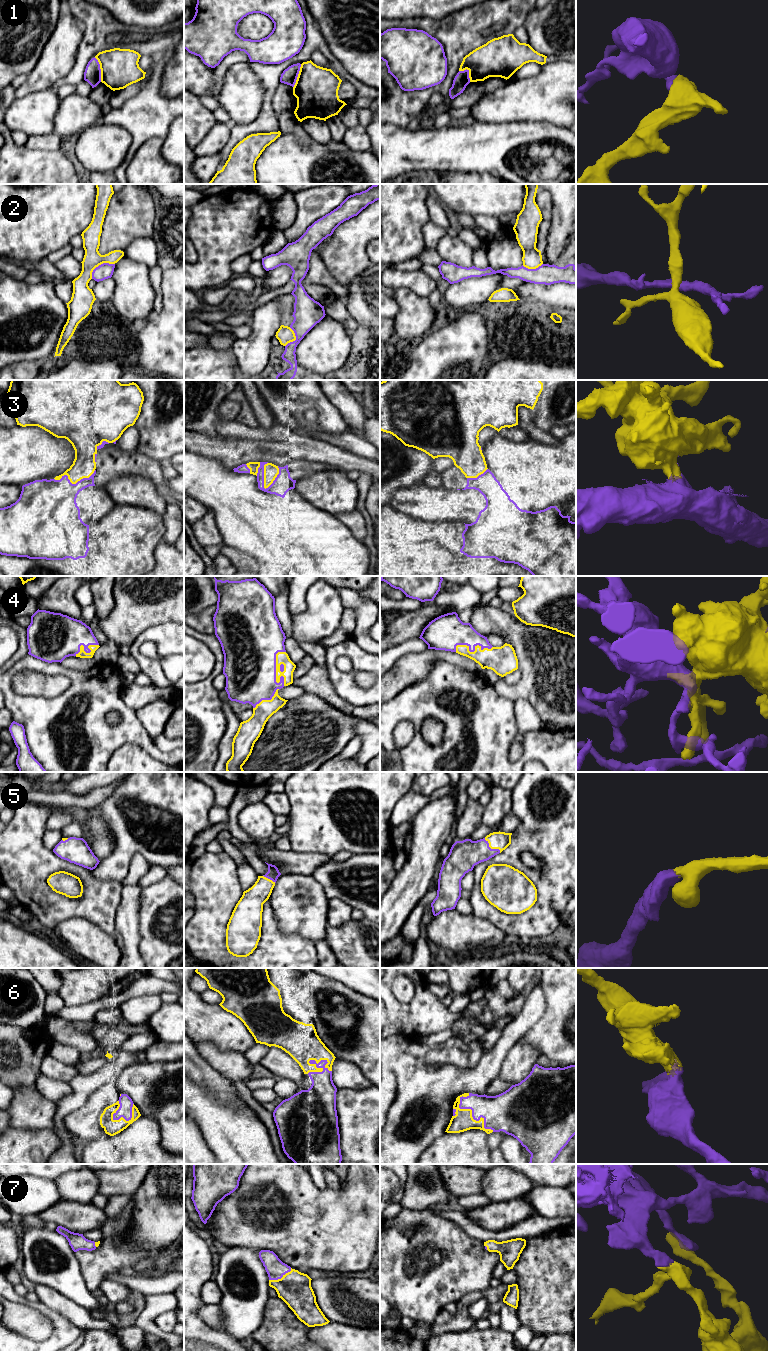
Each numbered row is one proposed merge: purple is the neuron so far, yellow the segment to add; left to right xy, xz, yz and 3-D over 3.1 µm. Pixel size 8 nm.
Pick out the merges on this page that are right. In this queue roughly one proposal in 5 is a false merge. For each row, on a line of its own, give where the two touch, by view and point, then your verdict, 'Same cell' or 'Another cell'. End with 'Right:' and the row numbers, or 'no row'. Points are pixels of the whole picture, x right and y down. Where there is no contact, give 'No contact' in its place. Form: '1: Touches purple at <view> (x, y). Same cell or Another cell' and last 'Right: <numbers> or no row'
1: Touches purple at xy (100, 69). Another cell
2: Touches purple at xy (99, 265). Another cell
3: Touches purple at xz (263, 476). Same cell
4: Touches purple at xz (275, 672). Same cell
5: Touches purple at yz (490, 848). Same cell
6: Touches purple at yz (472, 1116). Same cell
7: Touches purple at xz (280, 1278). Same cell
Right: 3, 4, 5, 6, 7

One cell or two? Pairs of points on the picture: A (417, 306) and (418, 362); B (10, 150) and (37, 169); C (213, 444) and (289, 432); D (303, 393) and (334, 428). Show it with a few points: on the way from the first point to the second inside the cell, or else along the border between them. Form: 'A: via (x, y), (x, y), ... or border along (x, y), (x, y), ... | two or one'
A: border along (426, 333), (418, 340) | two
B: via (17, 157), (30, 169) | one
C: border along (225, 436), (271, 441) | two
D: via (310, 402), (327, 419) | one

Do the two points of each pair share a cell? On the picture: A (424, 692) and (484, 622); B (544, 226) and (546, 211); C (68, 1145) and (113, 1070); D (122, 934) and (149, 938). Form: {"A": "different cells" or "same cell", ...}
{"A": "different cells", "B": "different cells", "C": "same cell", "D": "different cells"}

